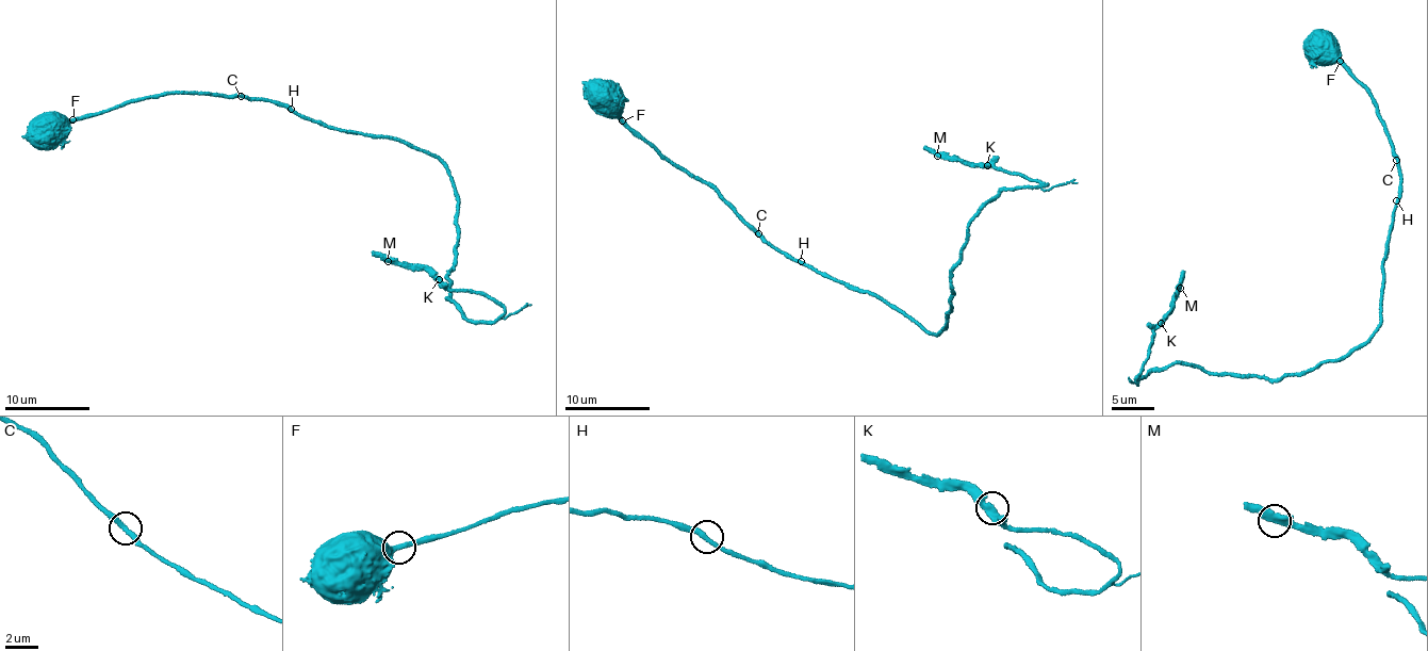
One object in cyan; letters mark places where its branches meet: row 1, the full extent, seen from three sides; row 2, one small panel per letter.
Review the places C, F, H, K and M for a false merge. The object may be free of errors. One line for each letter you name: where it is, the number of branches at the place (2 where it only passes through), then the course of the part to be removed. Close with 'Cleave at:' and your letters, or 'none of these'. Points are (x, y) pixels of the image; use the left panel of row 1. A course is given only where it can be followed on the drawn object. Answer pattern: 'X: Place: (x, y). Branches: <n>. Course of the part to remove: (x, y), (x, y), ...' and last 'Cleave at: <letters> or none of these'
Cleave at: none of these

